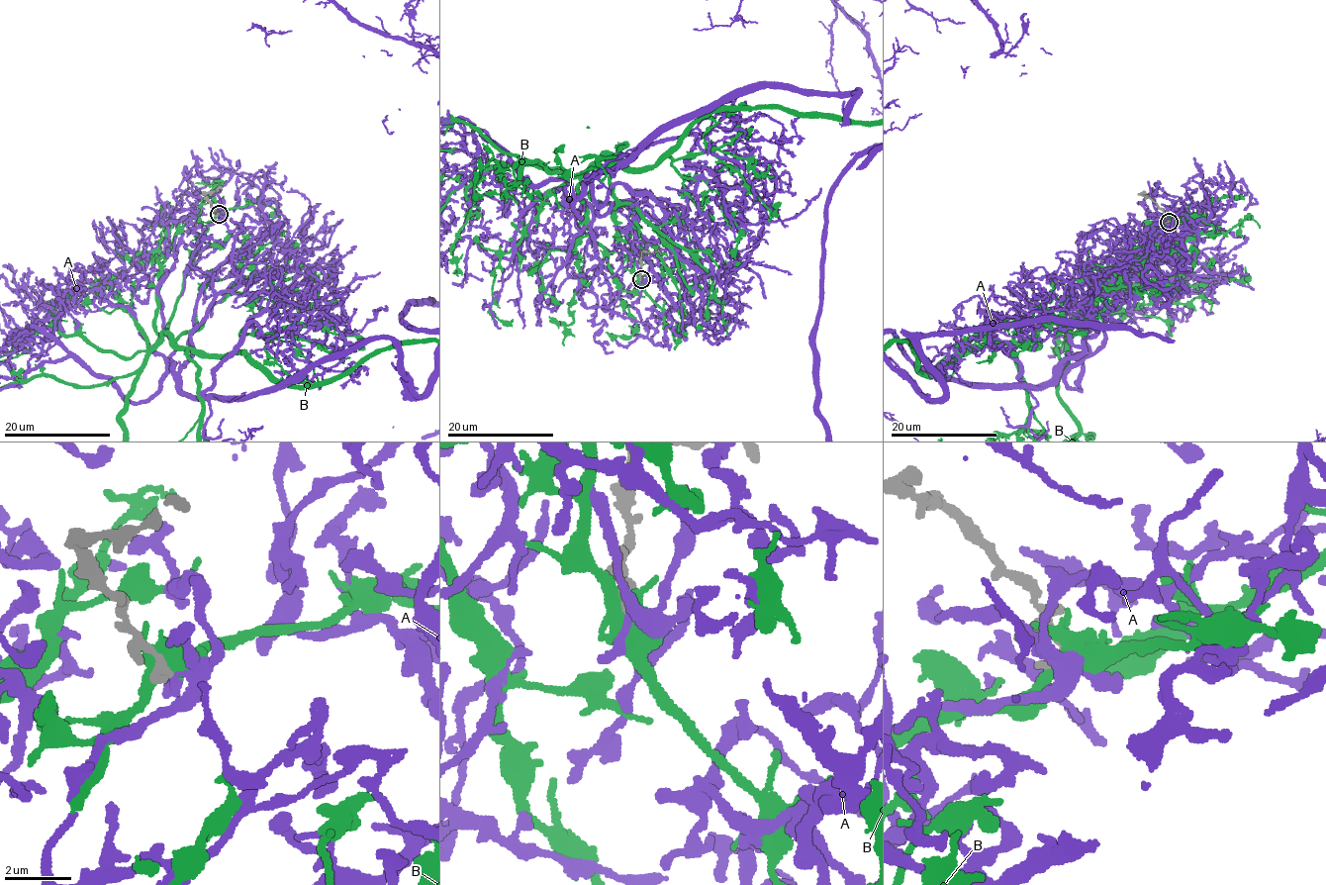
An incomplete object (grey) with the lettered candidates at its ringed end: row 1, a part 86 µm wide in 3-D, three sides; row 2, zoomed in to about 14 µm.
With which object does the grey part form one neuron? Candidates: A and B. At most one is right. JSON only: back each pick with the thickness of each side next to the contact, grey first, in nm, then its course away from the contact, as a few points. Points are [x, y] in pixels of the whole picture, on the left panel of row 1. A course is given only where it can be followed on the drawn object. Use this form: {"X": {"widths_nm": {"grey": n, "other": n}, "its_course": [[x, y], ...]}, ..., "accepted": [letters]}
{"A": {"widths_nm": {"grey": 360, "other": 220}}, "accepted": ["A"]}

